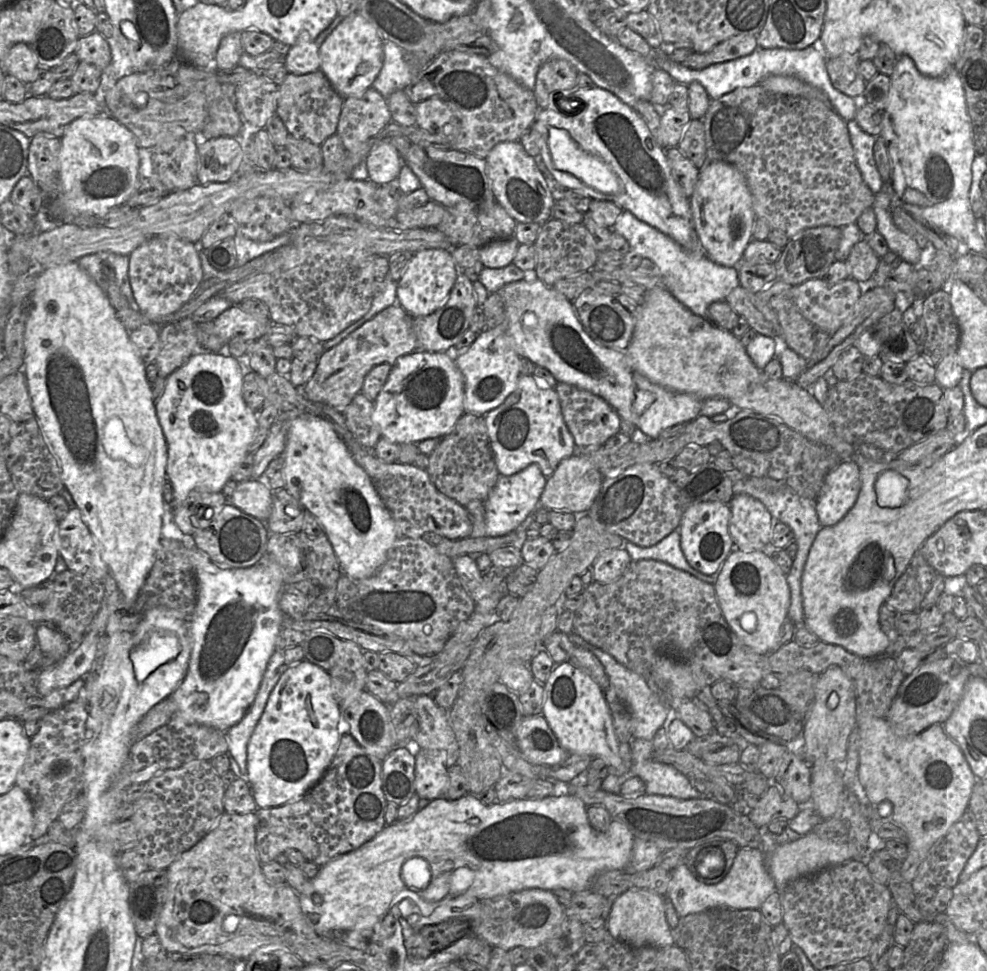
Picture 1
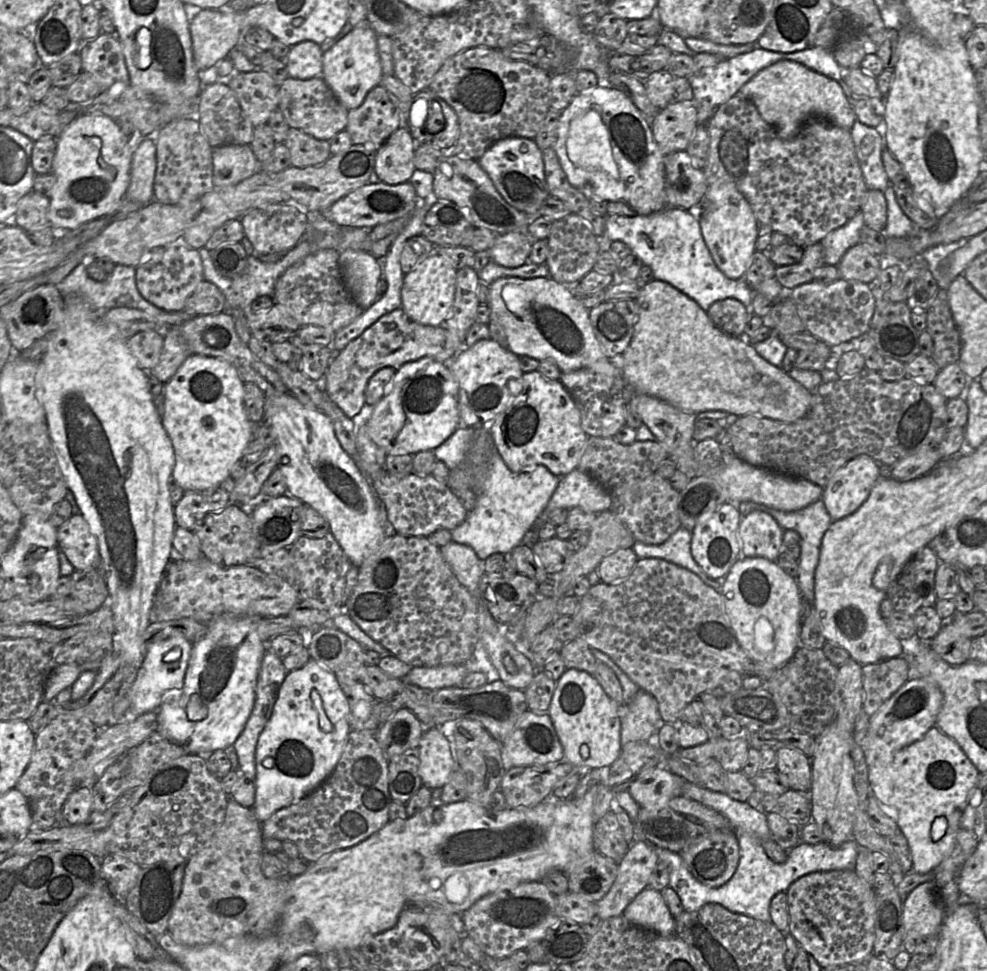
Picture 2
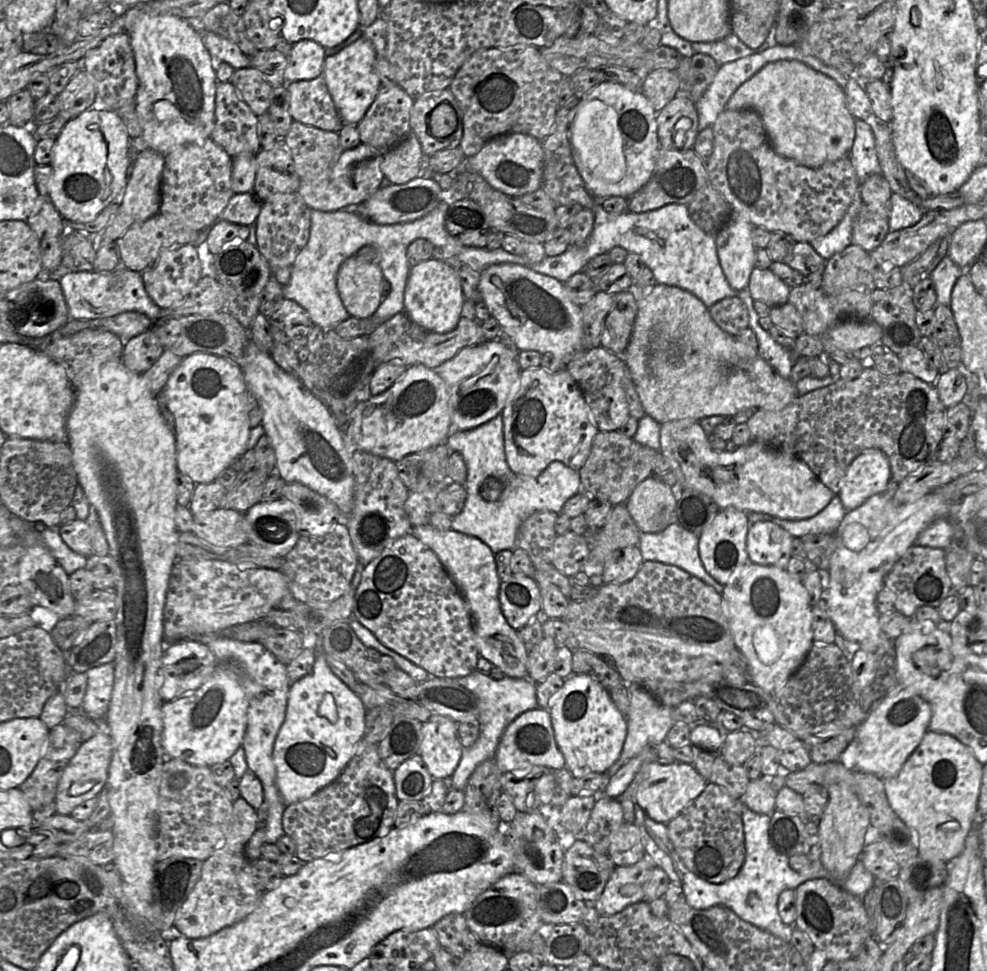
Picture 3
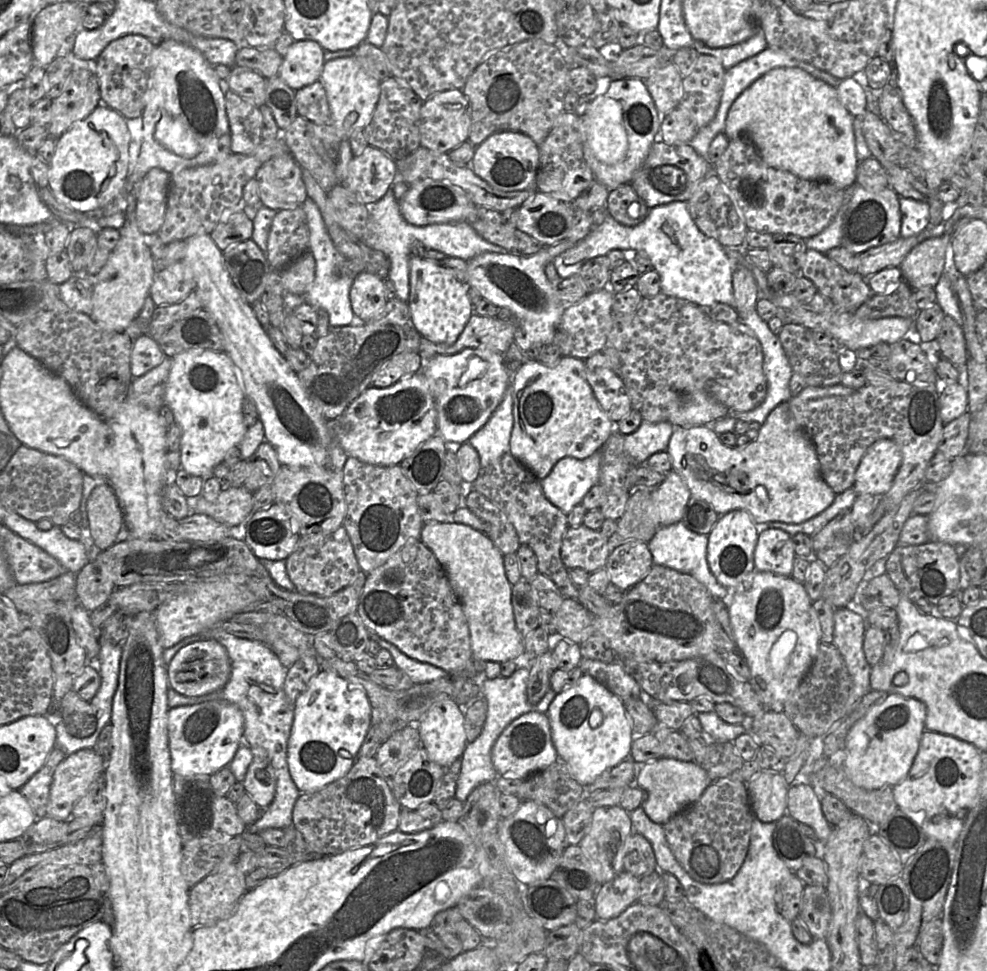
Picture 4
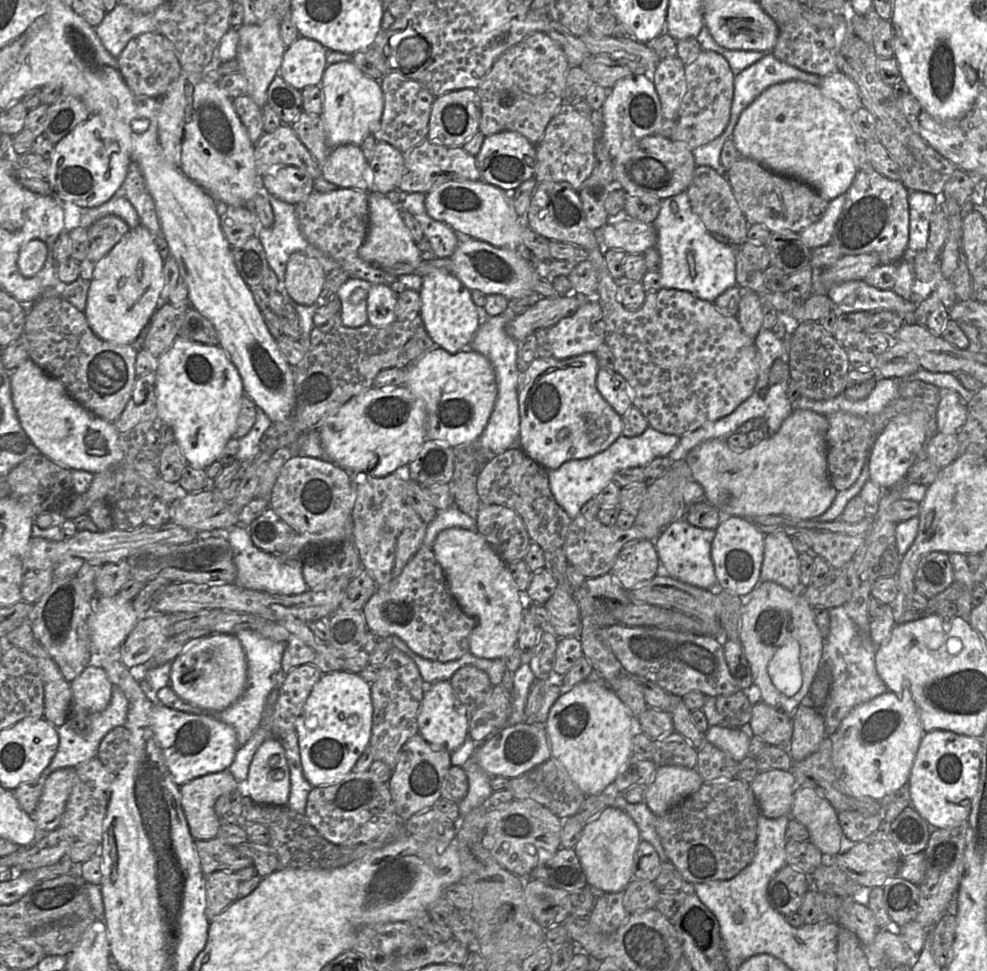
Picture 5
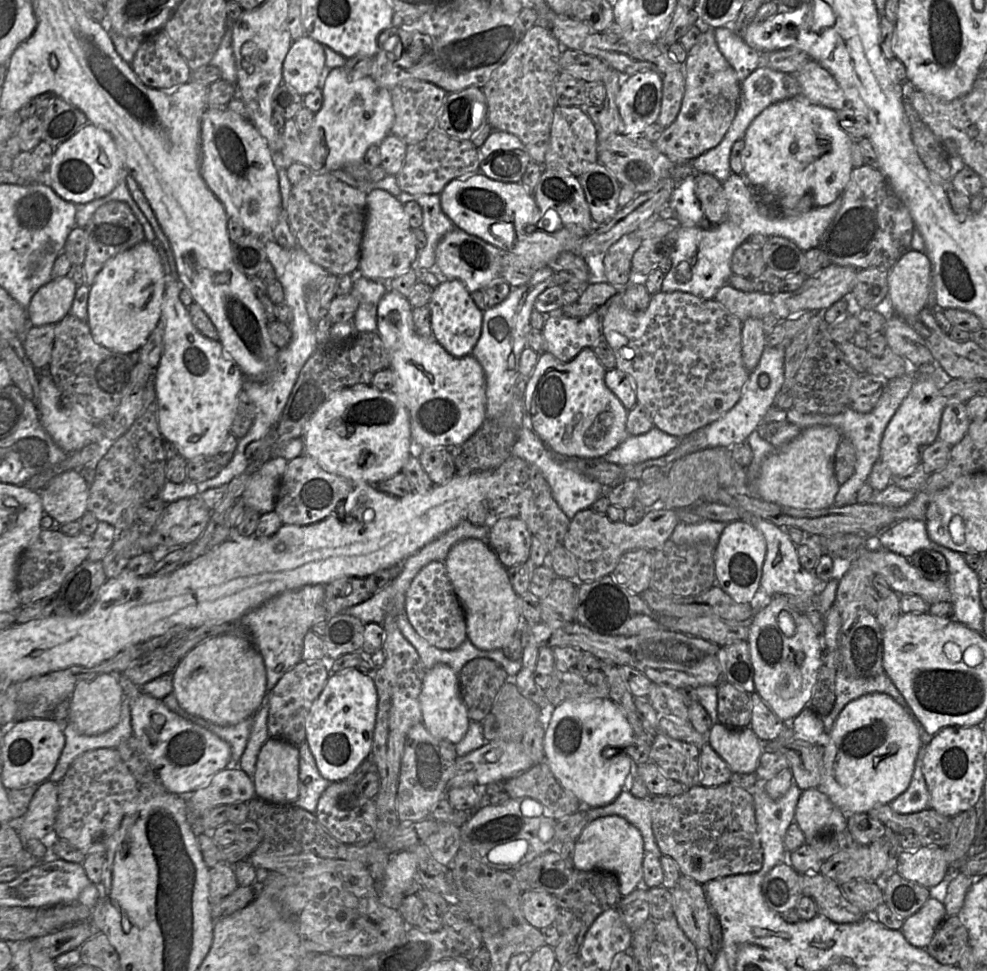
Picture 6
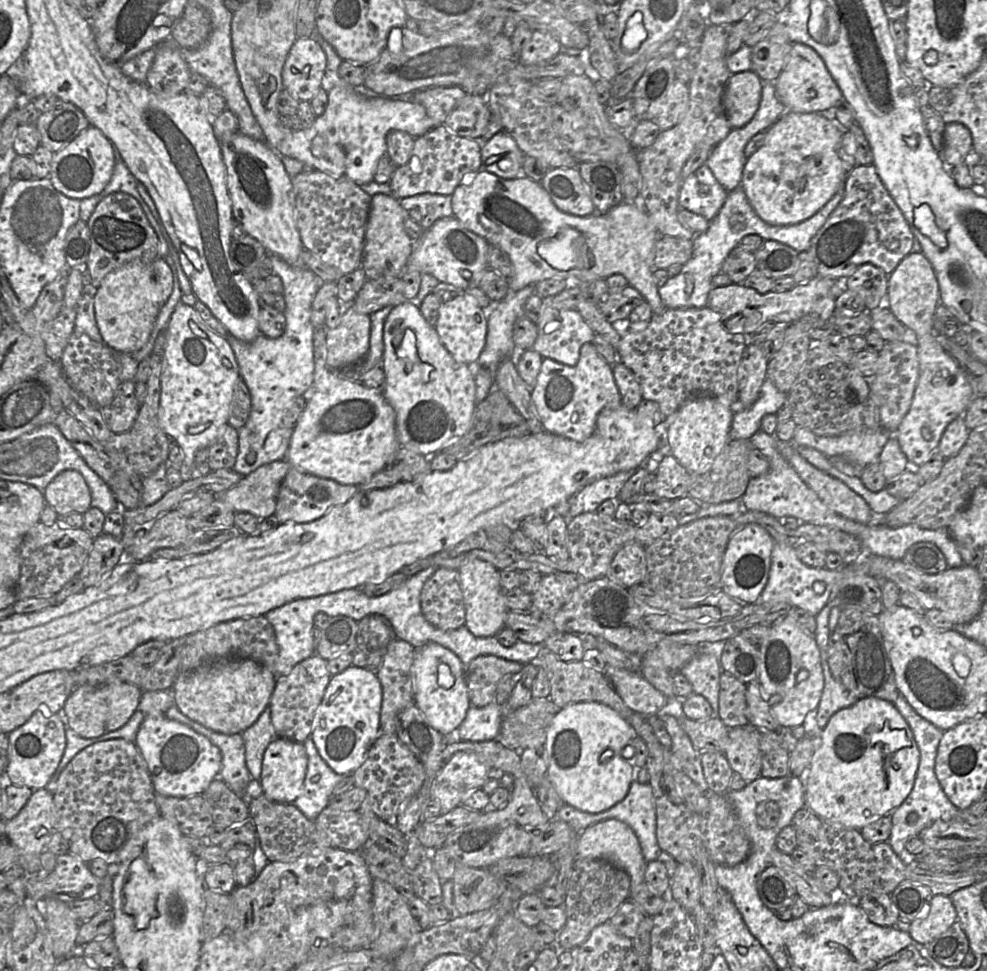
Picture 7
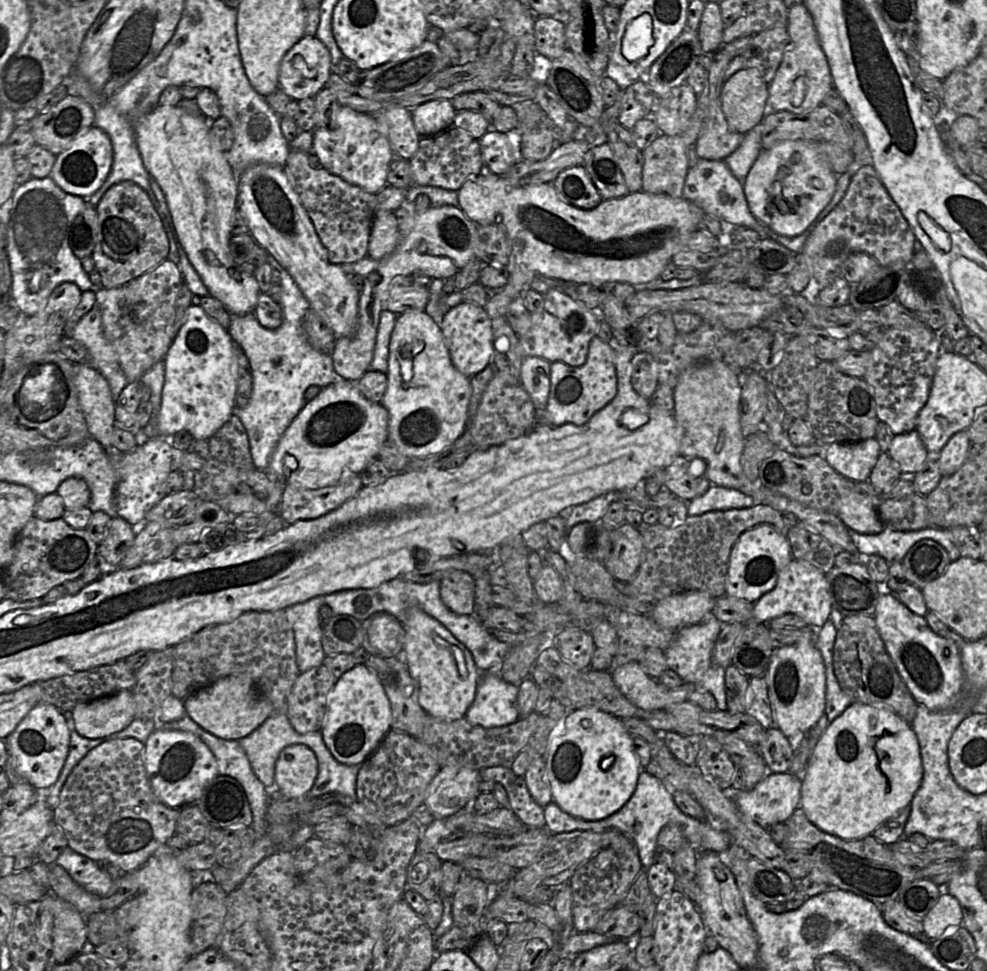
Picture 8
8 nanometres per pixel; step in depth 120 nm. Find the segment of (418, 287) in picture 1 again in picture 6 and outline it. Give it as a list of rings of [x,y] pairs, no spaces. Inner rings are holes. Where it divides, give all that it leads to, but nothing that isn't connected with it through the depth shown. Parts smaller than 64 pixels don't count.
[[[375,189],[367,195],[367,219],[361,245],[359,275],[389,282],[413,269],[418,256],[413,230],[404,205],[386,190]],[[443,280],[434,288],[429,302],[431,328],[436,341],[452,356],[462,358],[472,354],[482,331],[483,312],[477,307],[471,293],[458,280]]]

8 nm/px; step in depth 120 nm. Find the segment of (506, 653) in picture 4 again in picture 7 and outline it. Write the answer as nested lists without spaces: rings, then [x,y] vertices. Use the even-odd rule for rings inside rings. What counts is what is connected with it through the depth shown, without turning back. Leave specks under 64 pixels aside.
[[[480,559],[466,560],[458,569],[465,604],[465,626],[475,637],[495,636],[505,627],[508,609],[502,596],[500,571]]]

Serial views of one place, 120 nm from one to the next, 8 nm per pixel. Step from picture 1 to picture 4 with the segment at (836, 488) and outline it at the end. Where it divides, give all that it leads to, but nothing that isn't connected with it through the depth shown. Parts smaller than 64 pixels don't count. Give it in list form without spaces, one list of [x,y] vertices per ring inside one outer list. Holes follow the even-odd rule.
[[[882,438],[870,445],[855,472],[853,489],[857,496],[871,494],[875,497],[881,497],[887,493],[892,486],[901,461],[900,447],[893,440]]]

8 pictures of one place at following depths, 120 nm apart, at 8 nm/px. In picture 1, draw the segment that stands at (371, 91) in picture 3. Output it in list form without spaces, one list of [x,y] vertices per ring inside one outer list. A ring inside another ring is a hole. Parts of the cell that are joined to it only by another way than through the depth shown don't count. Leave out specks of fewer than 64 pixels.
[[[359,12],[345,17],[319,47],[320,70],[343,97],[360,97],[380,73],[383,62],[383,43],[376,28]]]

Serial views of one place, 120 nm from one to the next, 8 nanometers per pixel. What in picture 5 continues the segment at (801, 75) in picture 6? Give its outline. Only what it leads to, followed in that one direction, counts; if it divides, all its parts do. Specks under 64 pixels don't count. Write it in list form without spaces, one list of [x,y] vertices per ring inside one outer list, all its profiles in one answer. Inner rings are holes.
[[[835,71],[821,78],[819,88],[823,95],[837,102],[847,113],[862,107],[858,89],[846,74]]]

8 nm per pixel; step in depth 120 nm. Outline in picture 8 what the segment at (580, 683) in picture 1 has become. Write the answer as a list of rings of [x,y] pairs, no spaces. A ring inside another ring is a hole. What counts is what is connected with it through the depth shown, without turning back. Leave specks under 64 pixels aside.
[[[584,707],[575,710],[569,710],[566,718],[561,718],[555,727],[551,730],[547,745],[547,774],[550,782],[553,801],[565,812],[570,815],[587,821],[597,821],[609,817],[620,810],[635,792],[639,777],[639,760],[634,751],[633,736],[625,729],[622,719],[611,714],[600,711],[594,707]]]

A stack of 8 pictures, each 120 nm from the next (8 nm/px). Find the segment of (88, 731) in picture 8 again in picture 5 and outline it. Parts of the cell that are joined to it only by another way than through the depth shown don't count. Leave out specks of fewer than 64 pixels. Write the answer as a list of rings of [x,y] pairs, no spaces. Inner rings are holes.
[[[87,665],[71,683],[72,700],[88,712],[101,712],[111,701],[114,685],[100,666]]]

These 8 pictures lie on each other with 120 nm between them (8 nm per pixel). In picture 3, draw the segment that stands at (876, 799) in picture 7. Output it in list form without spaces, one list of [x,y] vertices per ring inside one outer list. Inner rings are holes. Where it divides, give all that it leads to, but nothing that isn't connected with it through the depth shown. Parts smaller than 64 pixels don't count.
[[[899,687],[894,693],[884,696],[867,714],[865,720],[858,726],[853,741],[840,757],[847,768],[871,773],[880,779],[895,776],[909,755],[921,742],[929,727],[932,716],[930,704],[917,693],[905,687]]]

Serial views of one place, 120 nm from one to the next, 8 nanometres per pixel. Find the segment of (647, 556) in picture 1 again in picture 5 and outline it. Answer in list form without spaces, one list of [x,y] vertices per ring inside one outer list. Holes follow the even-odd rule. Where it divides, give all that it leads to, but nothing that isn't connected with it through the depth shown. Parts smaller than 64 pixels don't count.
[[[685,517],[677,519],[665,527],[653,542],[659,561],[668,576],[698,588],[714,590],[717,586],[717,577],[711,559],[711,545],[715,533],[714,529],[692,526]]]

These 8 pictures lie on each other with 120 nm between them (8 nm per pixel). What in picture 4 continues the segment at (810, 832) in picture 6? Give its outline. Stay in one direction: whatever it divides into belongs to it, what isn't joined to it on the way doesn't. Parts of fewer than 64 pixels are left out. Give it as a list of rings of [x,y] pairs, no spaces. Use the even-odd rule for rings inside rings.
[[[810,785],[789,787],[786,814],[811,827],[821,843],[824,844],[829,838],[832,826],[824,817],[821,800]]]

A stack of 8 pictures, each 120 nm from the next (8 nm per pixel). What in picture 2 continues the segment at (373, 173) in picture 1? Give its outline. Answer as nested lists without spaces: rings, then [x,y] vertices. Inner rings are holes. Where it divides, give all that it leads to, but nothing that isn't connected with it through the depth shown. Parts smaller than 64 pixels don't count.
[[[398,127],[375,153],[374,177],[389,185],[408,182],[416,170],[413,159],[417,145],[407,128]]]

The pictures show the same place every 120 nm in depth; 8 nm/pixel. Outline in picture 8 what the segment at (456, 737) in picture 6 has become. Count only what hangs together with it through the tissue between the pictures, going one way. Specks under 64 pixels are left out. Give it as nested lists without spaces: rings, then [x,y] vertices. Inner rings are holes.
[[[412,607],[407,612],[403,659],[418,683],[418,701],[427,714],[446,720],[466,716],[482,673],[471,652],[441,622],[419,607]]]

